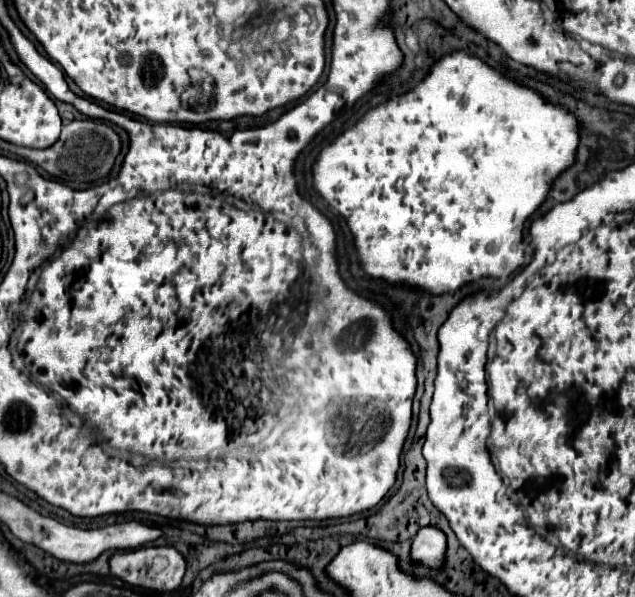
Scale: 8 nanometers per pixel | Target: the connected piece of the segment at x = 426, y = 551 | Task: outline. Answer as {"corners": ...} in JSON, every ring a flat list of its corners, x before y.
{"corners":[[422,527,412,539,410,559,430,569,444,569,446,563,446,535,436,527]]}

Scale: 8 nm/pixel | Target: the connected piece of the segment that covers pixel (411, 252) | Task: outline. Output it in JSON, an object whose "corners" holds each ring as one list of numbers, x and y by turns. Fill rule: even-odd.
{"corners":[[460,51,442,57,432,67,430,75,420,85,416,85,416,89,370,109,354,127,346,129,342,135,334,139,332,145,324,147,314,165,314,185,318,193,348,221,348,227,356,239,360,263,370,277,386,279,388,283,406,283,422,291,442,295,450,289,458,289,464,283,476,281,480,277,494,277,500,281,508,281,508,277,516,271,516,267,526,263,522,249,524,221,546,199,552,181,574,163,576,147,578,147,578,123,574,115,568,113,566,107,546,103,536,91,506,79,502,73,490,69,484,61]]}

